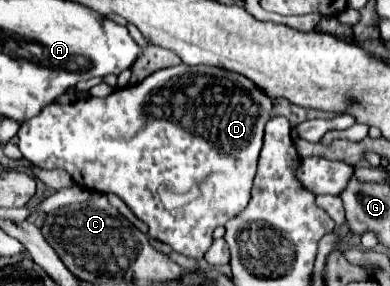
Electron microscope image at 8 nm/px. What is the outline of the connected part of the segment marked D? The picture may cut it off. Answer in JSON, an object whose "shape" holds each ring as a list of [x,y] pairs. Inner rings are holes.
{"shape":[[[185,64],[179,66],[171,66],[165,70],[157,70],[153,72],[153,76],[147,76],[145,80],[141,80],[141,84],[133,84],[127,88],[119,88],[113,94],[109,94],[107,98],[93,98],[89,96],[85,98],[77,98],[71,104],[49,104],[49,108],[43,108],[37,116],[33,116],[33,120],[25,120],[17,132],[19,138],[19,150],[23,154],[25,160],[29,160],[33,166],[43,168],[43,170],[53,170],[53,168],[63,168],[65,172],[69,172],[69,176],[73,178],[75,184],[95,190],[95,192],[103,192],[103,194],[117,194],[121,200],[125,200],[125,204],[131,208],[133,214],[139,216],[139,220],[143,220],[149,226],[149,236],[155,240],[161,240],[163,244],[169,244],[173,250],[181,252],[183,256],[201,260],[205,256],[205,252],[209,250],[209,246],[213,244],[213,230],[217,226],[223,226],[229,218],[237,216],[247,204],[249,204],[249,194],[251,194],[251,186],[253,186],[253,178],[255,178],[255,170],[257,170],[257,156],[261,150],[261,142],[263,142],[263,126],[265,122],[271,118],[271,100],[267,96],[263,96],[263,92],[257,90],[257,86],[251,80],[245,80],[245,76],[241,74],[233,74],[221,68],[213,68],[213,66],[197,66],[197,68],[189,68]]]}

